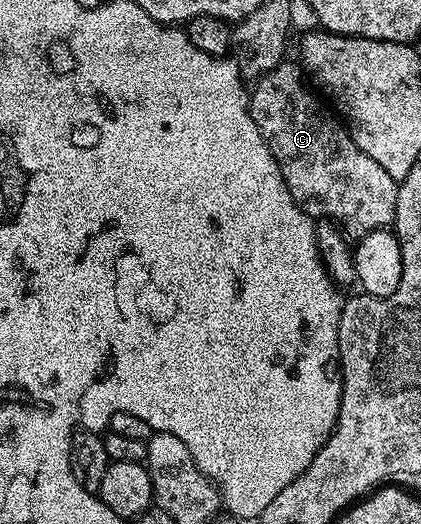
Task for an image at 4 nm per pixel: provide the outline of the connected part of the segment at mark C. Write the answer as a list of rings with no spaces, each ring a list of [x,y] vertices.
[[[282,59],[271,71],[256,78],[254,85],[257,86],[249,93],[249,114],[251,119],[255,119],[275,163],[279,163],[287,191],[291,191],[291,199],[310,217],[340,223],[346,234],[354,233],[357,239],[376,229],[392,226],[399,182],[387,175],[371,155],[363,155],[363,151],[359,151],[349,136],[348,128],[332,112],[329,114],[324,103],[309,90],[310,82],[303,76],[302,66],[296,60],[289,60]]]

